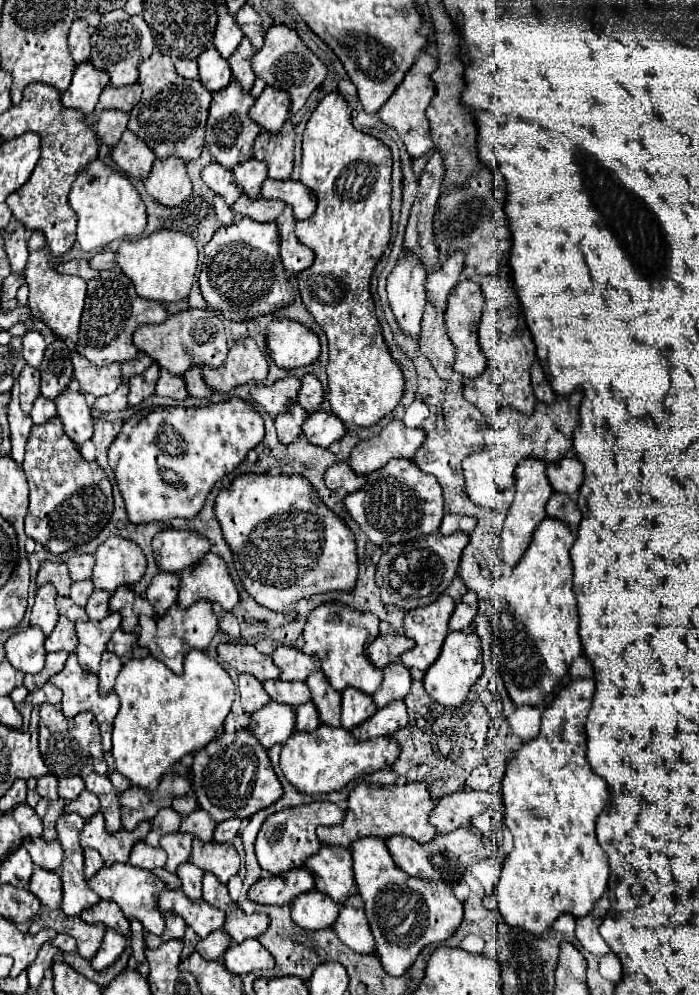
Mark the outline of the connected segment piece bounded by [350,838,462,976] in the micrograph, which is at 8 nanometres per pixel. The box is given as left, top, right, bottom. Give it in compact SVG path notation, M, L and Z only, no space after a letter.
M362 838L350 846L350 852L354 858L354 880L376 938L376 954L390 976L402 976L412 968L424 946L440 944L456 934L462 922L462 902L454 896L452 886L424 882L402 872L390 858L382 838Z

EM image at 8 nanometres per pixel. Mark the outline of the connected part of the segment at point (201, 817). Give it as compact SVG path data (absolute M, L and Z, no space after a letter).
M194 810L190 816L182 818L180 832L188 832L200 838L202 842L210 842L214 828L216 828L216 822L210 818L210 814L206 814L206 810Z

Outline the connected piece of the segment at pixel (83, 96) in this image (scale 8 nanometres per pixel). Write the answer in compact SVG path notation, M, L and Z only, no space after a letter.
M90 62L76 66L70 88L62 94L64 108L80 110L84 116L90 116L98 104L98 96L110 84L106 70L96 70Z

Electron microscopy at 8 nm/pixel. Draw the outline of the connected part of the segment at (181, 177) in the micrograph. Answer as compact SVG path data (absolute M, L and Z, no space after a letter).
M158 158L150 176L144 180L144 188L164 206L178 206L192 194L192 182L186 174L186 164L180 158Z

